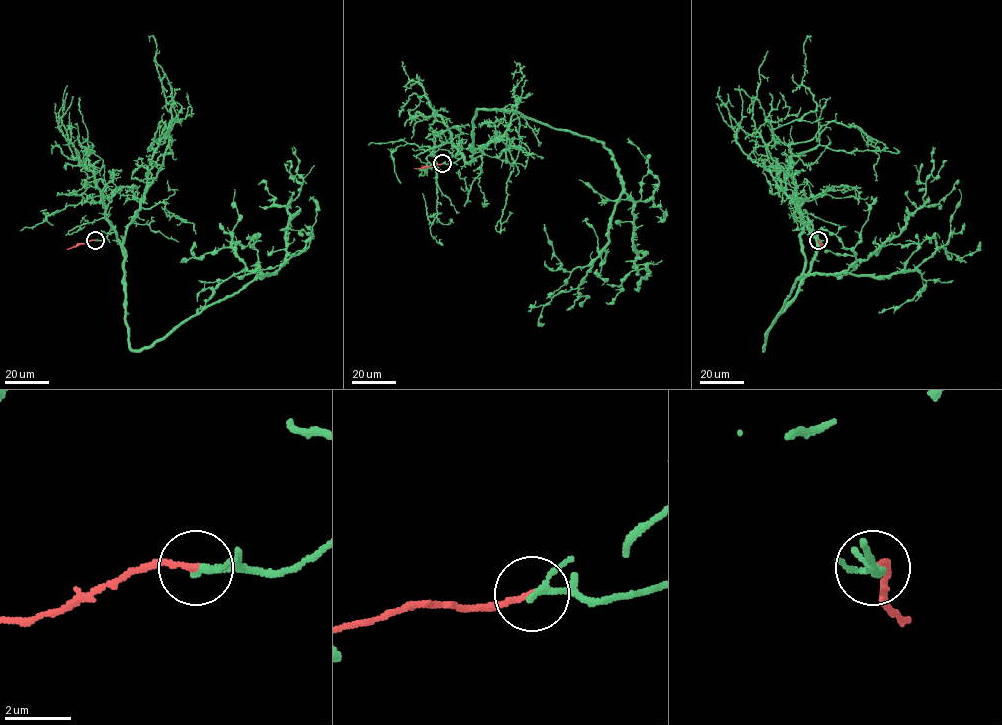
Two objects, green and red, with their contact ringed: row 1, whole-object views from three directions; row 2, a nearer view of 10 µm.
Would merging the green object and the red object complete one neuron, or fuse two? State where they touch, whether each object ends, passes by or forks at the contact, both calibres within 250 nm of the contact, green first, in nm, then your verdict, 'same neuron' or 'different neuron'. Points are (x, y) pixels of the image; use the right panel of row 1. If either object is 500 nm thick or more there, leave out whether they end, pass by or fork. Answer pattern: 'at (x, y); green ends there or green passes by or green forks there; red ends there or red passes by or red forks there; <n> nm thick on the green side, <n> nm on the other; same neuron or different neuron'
at (818, 240); green passes by; red ends there; 170 nm thick on the green side, 170 nm on the other; same neuron

